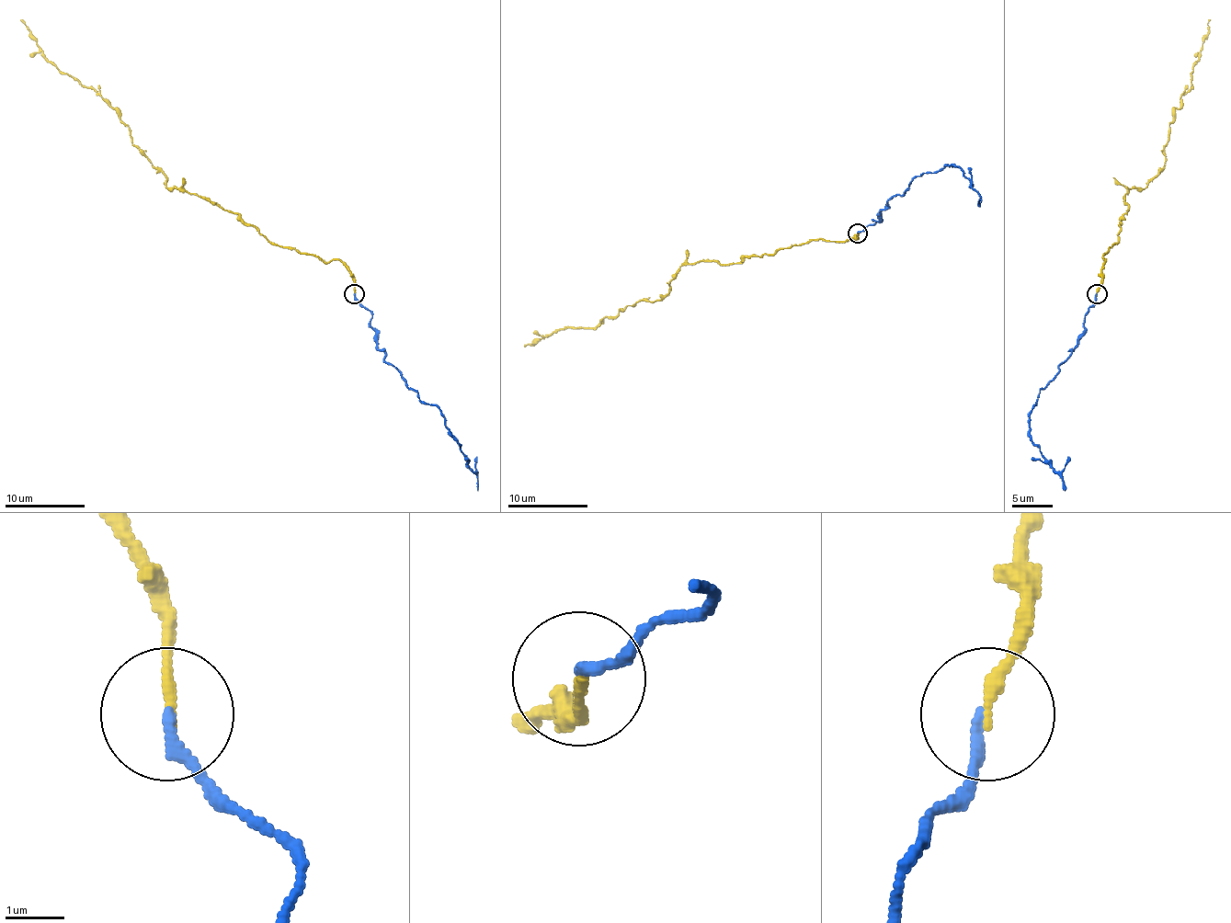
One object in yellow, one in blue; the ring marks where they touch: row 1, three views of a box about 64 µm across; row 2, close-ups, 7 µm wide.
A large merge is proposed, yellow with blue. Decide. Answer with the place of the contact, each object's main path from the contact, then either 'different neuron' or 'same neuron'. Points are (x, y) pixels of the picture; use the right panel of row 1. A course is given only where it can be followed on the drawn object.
at (1097, 294); yellow runs (1098, 294), (1103, 254), (1127, 212), (1125, 194), (1164, 168), (1173, 111), (1191, 87), (1210, 19); blue runs (1095, 294), (1085, 314), (1083, 336), (1029, 411), (1029, 438), (1065, 491); same neuron

